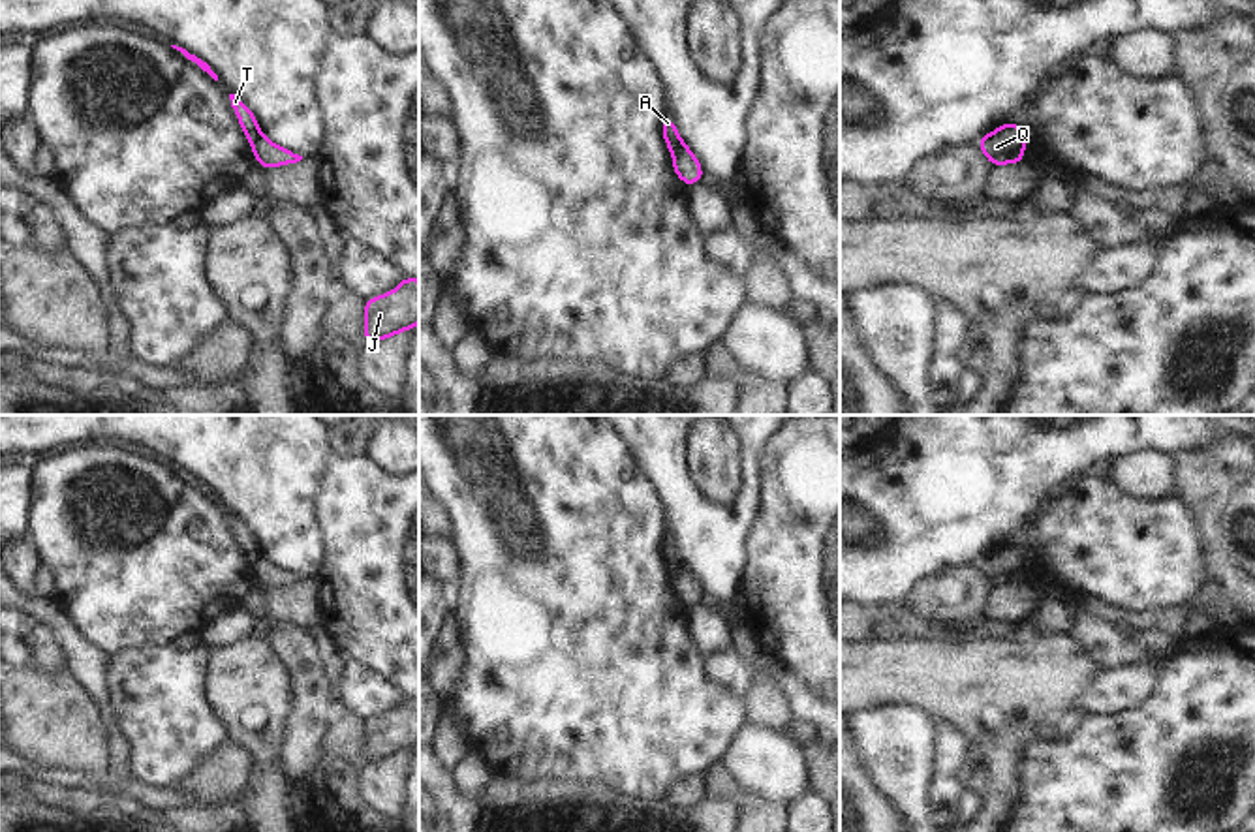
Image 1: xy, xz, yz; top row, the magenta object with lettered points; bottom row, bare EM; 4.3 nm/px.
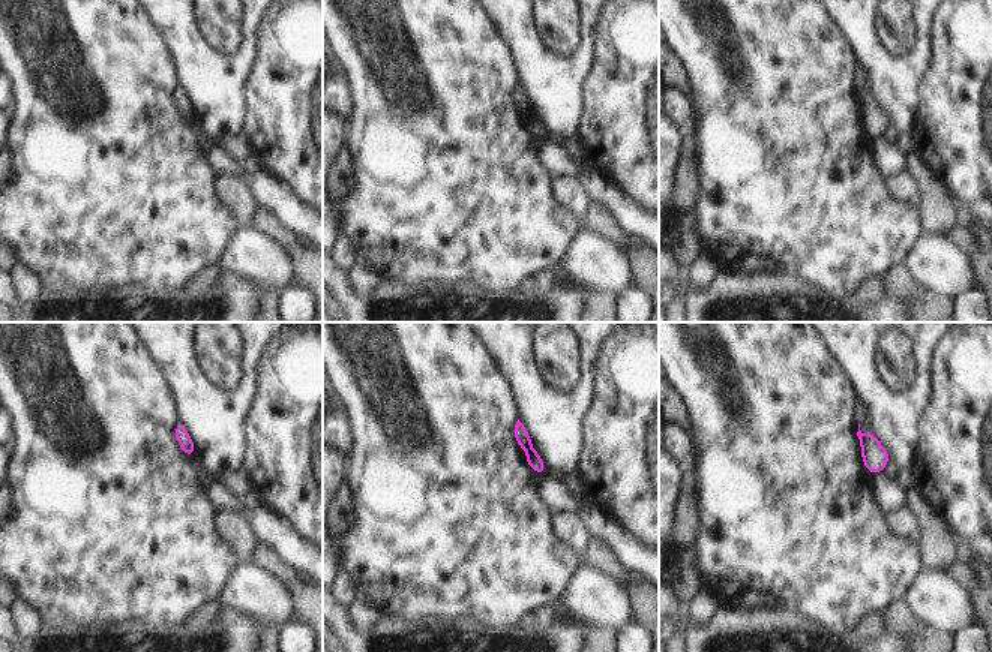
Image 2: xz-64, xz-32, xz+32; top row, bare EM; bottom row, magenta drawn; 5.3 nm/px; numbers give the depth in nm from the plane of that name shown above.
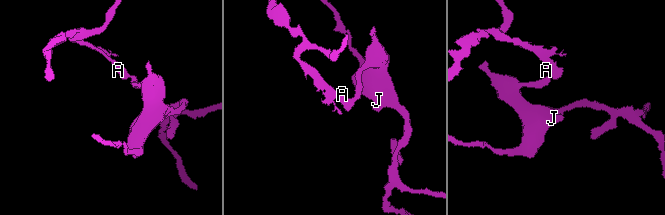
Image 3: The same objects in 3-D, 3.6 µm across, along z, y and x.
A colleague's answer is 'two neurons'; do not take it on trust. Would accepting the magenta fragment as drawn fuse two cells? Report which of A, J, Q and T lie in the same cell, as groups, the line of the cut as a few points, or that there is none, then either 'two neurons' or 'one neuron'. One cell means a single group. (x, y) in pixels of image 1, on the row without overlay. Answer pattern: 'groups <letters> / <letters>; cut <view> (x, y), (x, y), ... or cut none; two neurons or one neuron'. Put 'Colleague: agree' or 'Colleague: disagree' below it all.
groups A T / J Q; cut xz (681, 560), (673, 573); two neurons
Colleague: agree

